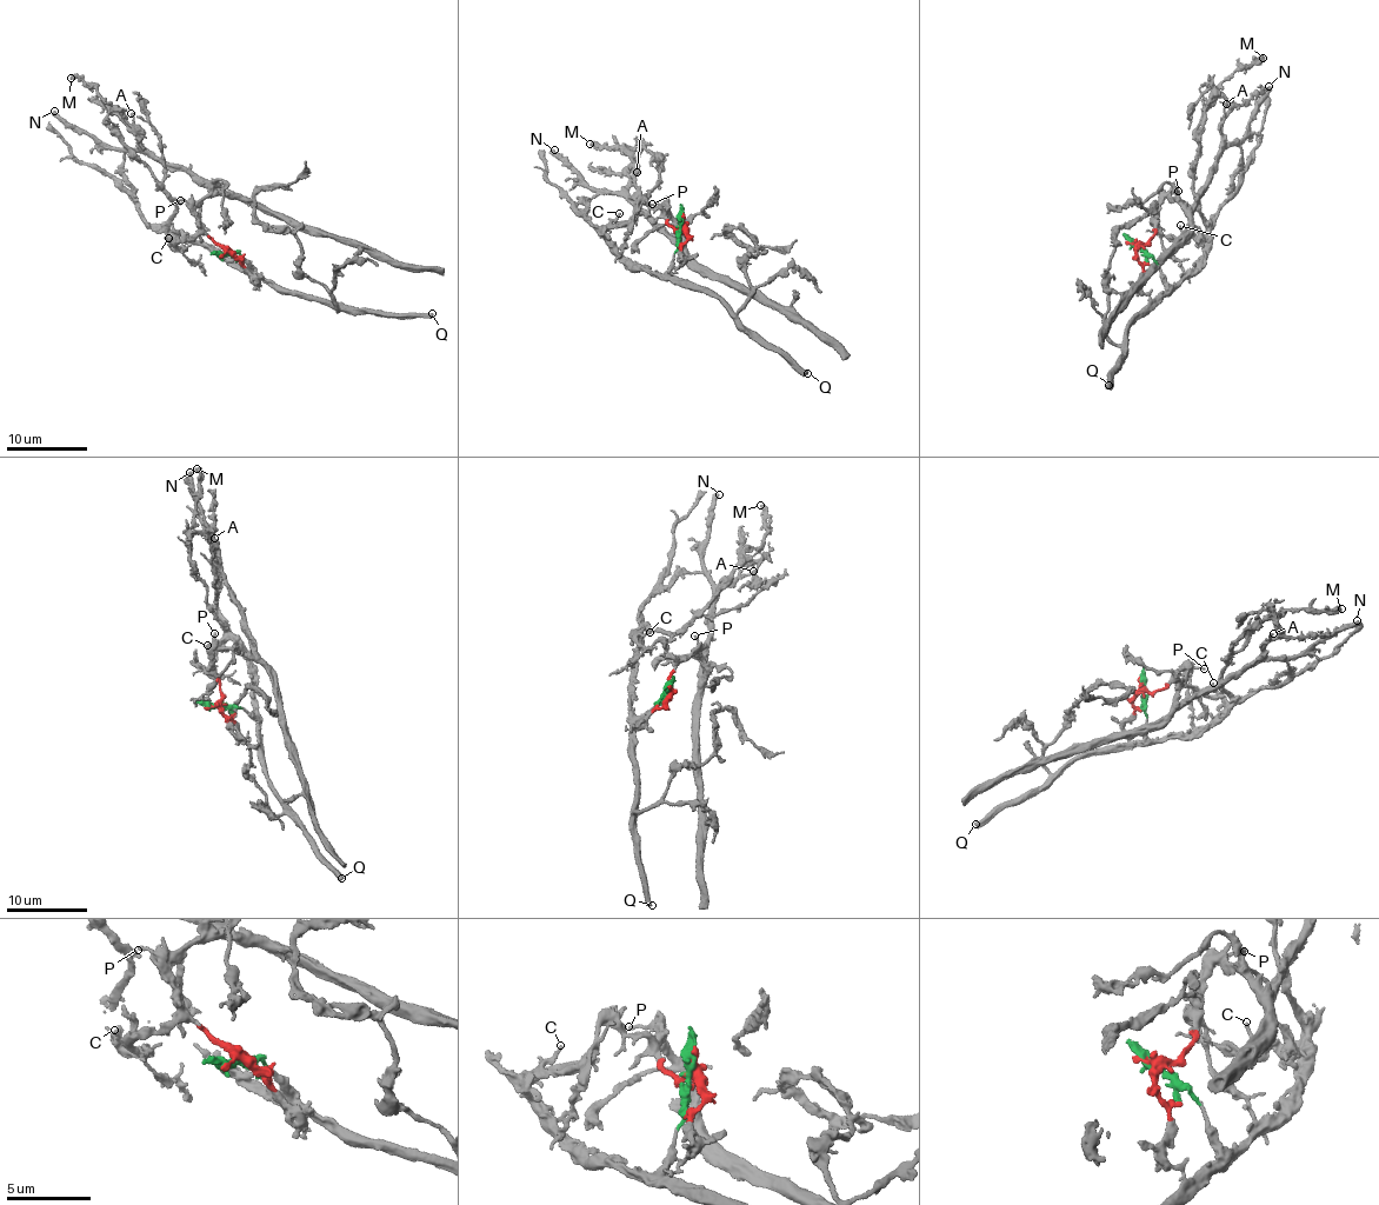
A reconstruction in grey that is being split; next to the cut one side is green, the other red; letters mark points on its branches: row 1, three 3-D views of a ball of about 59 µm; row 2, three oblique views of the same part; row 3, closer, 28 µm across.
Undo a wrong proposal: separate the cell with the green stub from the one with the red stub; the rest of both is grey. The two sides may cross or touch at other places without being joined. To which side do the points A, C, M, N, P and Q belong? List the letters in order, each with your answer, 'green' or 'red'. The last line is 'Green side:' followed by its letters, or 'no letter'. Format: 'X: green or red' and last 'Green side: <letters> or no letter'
A: red
C: green
M: green
N: red
P: red
Q: green
Green side: C, M, Q

